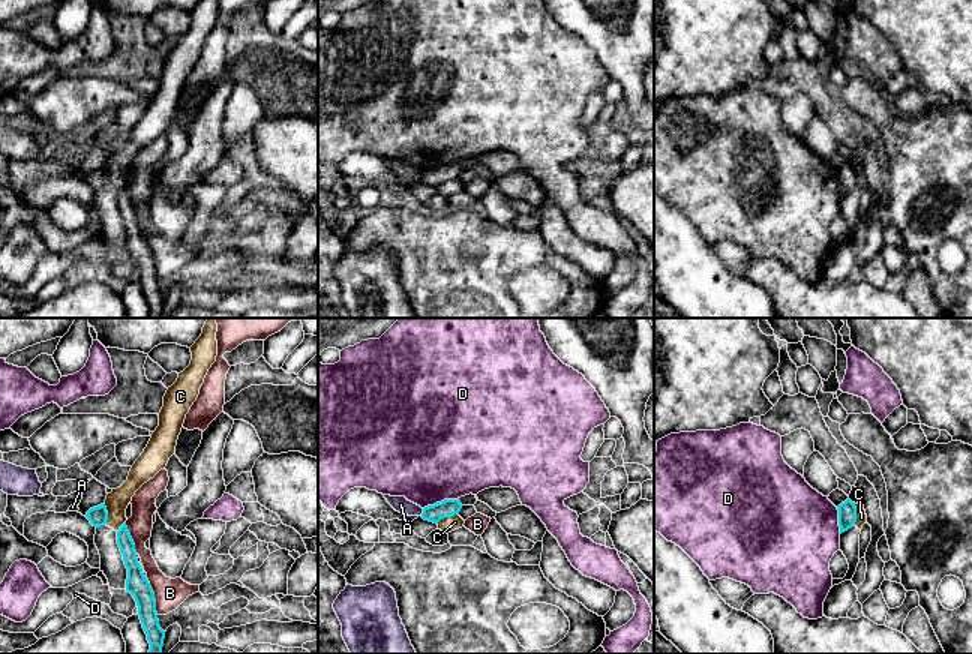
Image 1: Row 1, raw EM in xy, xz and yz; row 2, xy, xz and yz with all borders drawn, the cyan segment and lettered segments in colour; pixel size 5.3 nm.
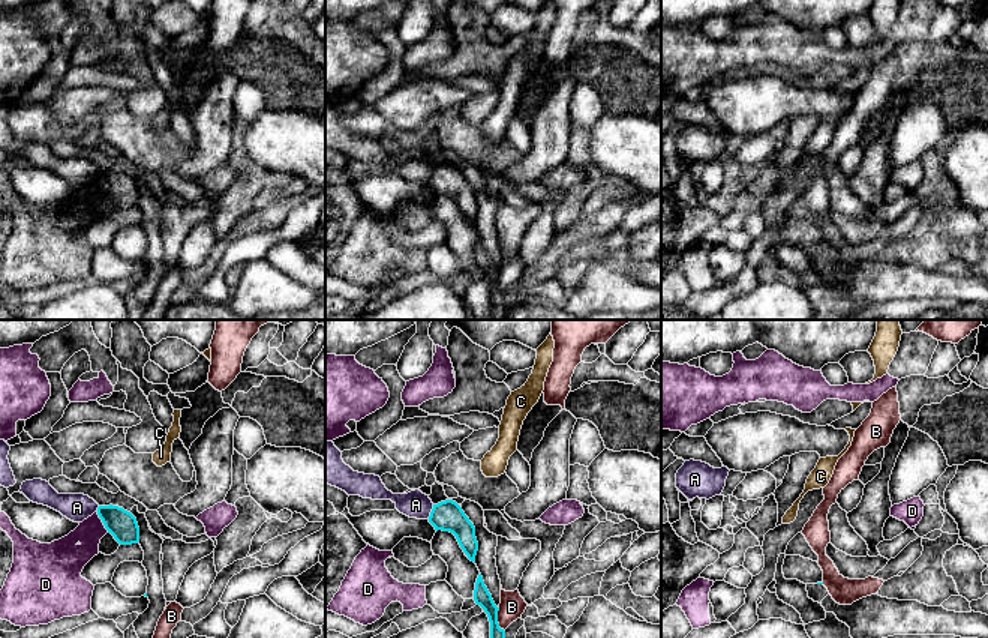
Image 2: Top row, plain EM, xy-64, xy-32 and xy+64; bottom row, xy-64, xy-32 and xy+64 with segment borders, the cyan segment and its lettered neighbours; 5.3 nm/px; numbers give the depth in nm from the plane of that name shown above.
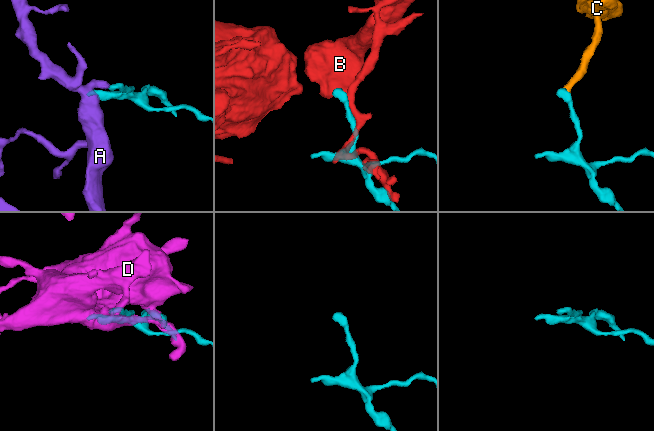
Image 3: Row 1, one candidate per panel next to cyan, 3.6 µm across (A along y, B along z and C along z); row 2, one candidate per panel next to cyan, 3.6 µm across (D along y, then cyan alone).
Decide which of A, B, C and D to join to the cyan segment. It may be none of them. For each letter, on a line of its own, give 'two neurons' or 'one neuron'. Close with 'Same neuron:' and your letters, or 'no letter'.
A: two neurons
B: two neurons
C: two neurons
D: two neurons
Same neuron: no letter

